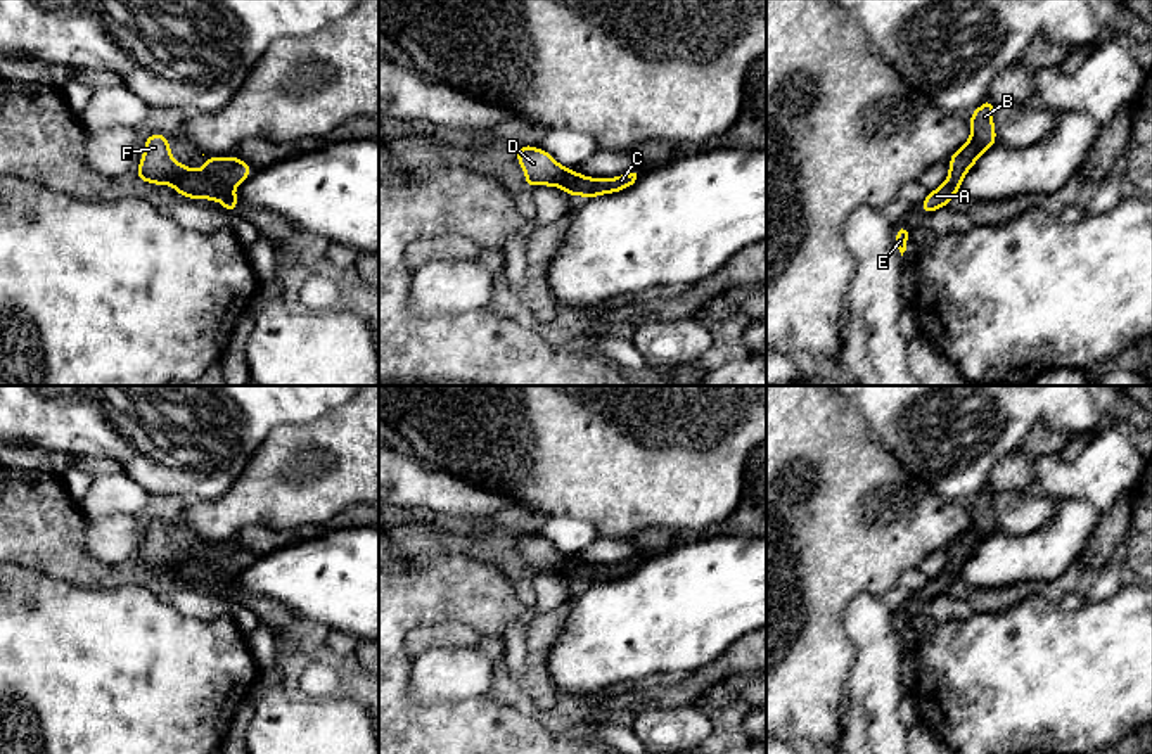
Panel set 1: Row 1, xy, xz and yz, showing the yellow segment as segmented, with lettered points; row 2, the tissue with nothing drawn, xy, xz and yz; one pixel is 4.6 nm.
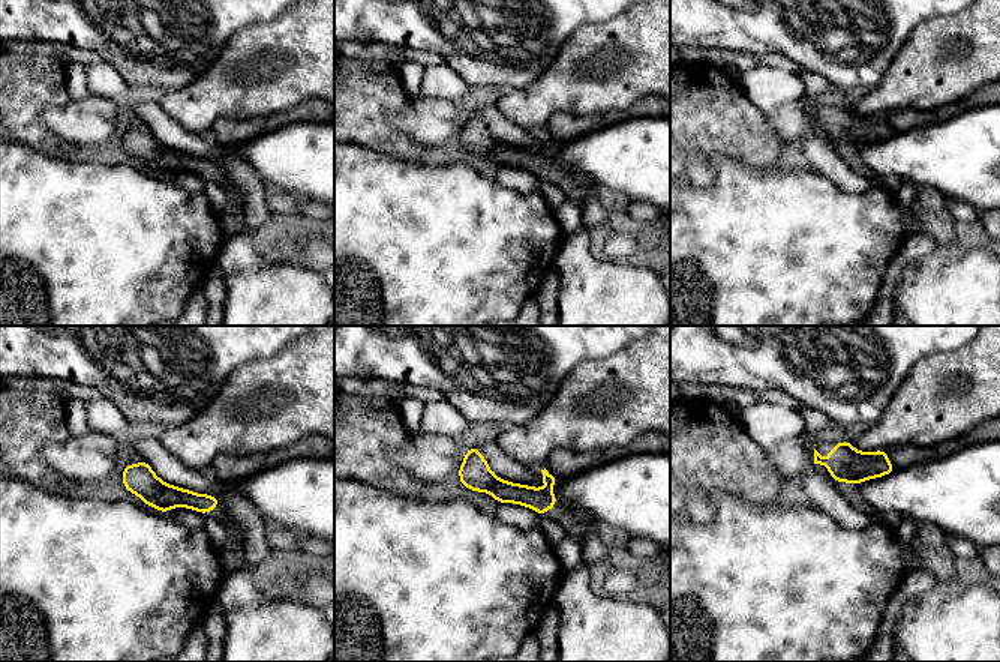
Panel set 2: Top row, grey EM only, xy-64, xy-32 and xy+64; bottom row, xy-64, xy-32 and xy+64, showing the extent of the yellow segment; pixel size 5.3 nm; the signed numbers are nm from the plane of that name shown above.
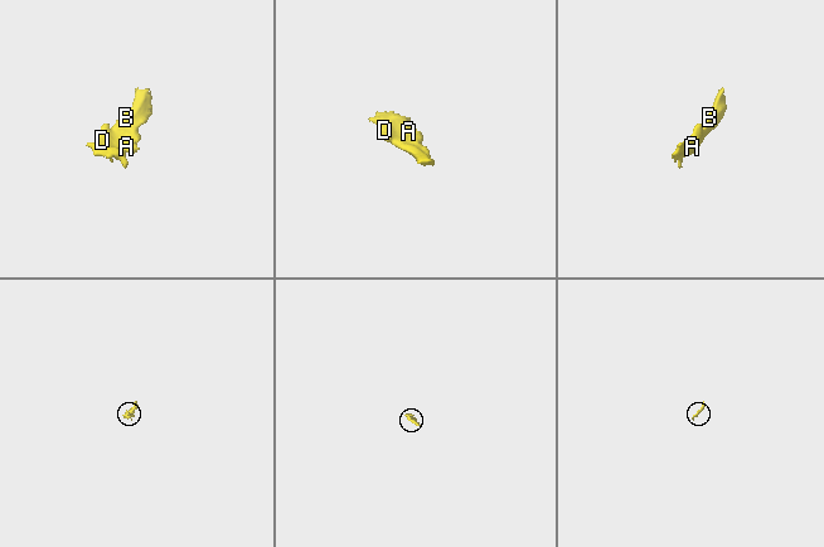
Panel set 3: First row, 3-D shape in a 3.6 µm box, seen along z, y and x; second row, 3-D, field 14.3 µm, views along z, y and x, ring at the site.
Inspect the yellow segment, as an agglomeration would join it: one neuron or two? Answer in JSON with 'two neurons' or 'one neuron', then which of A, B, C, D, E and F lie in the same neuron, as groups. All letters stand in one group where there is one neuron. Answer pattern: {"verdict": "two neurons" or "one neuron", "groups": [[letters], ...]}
{"verdict": "one neuron", "groups": [["A", "B", "C", "D", "E", "F"]]}

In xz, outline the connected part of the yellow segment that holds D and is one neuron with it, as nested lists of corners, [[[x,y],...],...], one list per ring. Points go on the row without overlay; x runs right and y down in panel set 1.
[[[522,533],[515,536],[517,550],[524,559],[526,574],[559,574],[571,585],[583,583],[585,586],[604,581],[621,579],[631,574],[637,560],[619,562],[614,566],[592,566],[573,559],[555,548],[555,545],[534,533]]]

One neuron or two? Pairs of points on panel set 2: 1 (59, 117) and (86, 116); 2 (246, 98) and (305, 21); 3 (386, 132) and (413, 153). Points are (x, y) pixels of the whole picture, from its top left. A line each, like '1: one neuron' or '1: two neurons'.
1: one neuron
2: one neuron
3: one neuron

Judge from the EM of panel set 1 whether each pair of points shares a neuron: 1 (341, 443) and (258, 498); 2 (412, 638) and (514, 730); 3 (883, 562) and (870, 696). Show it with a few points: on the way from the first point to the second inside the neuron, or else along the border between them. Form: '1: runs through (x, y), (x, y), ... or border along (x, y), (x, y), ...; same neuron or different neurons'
1: runs through (341, 471), (300, 492), (286, 492); same neuron
2: border along (435, 625), (414, 626), (405, 635), (410, 659); different neurons
3: border along (879, 595), (860, 594), (843, 616); different neurons

